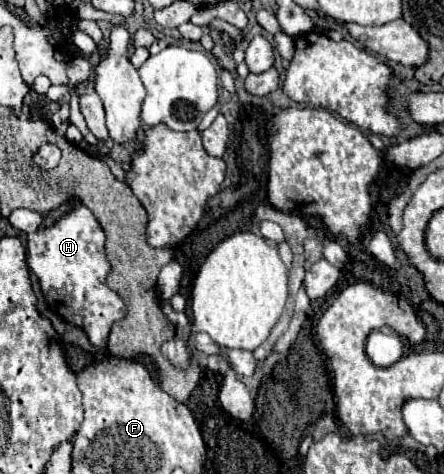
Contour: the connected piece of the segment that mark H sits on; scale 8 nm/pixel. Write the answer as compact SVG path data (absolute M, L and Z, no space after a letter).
M81 205L73 209L71 213L67 213L63 219L59 219L53 227L41 229L37 233L29 233L27 235L27 265L37 275L43 295L47 295L51 307L59 313L59 317L63 317L67 323L81 327L95 347L105 347L109 341L111 327L117 321L125 319L127 307L121 295L109 289L105 283L107 275L111 273L111 261L105 253L105 231L101 223L97 221L97 217L91 213L91 209Z

